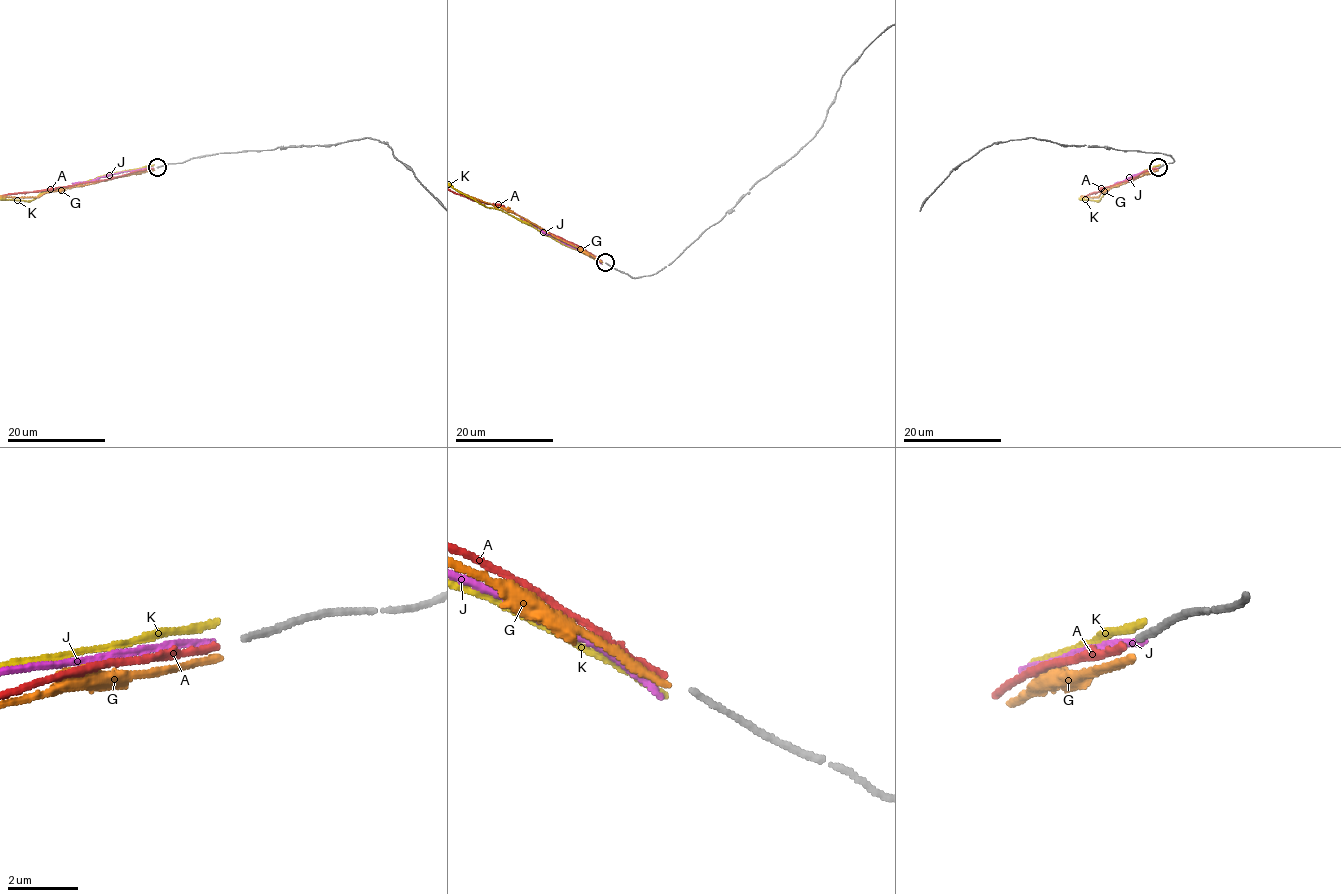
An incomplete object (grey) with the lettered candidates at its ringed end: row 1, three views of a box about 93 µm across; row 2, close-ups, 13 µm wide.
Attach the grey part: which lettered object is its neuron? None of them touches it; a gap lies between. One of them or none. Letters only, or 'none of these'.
A

